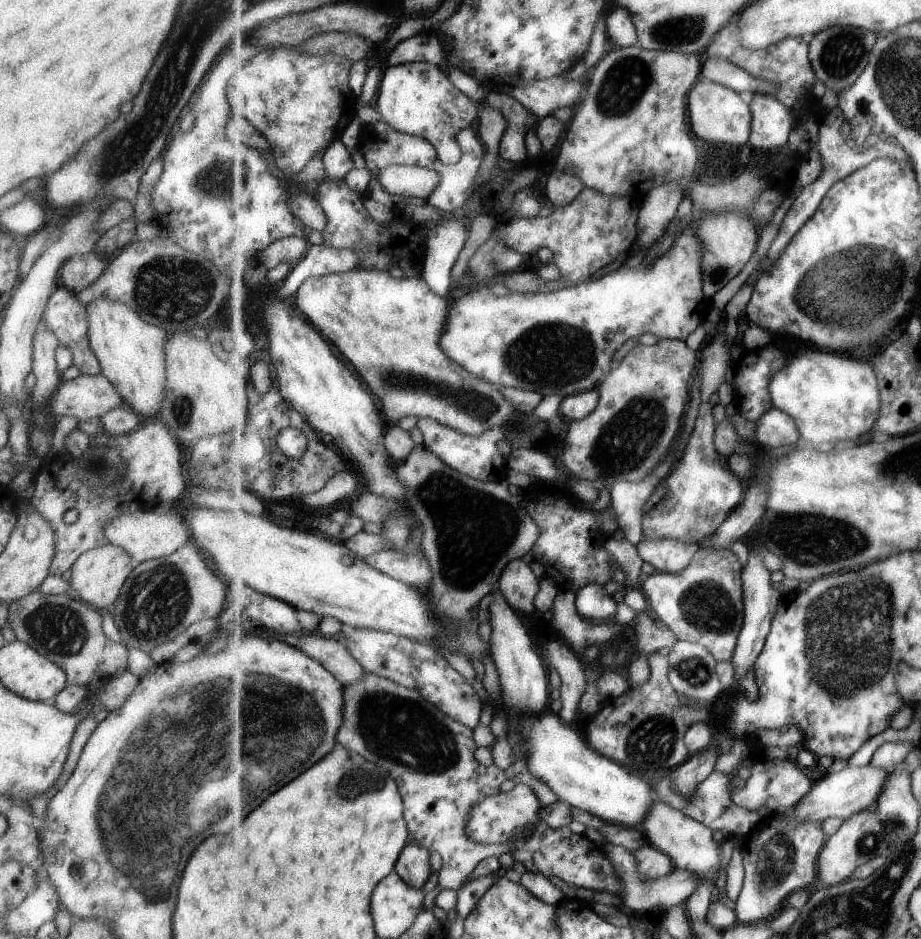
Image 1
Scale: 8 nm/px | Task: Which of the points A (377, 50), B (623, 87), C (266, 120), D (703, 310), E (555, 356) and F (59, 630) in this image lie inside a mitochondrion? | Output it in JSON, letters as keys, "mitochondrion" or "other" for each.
{"A":"other","B":"mitochondrion","C":"other","D":"other","E":"mitochondrion","F":"mitochondrion"}

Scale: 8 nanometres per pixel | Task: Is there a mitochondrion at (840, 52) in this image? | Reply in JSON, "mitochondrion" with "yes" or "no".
{"mitochondrion":"yes"}

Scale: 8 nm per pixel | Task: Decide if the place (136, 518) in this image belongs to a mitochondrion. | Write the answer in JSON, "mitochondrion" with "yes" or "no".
{"mitochondrion":"no"}

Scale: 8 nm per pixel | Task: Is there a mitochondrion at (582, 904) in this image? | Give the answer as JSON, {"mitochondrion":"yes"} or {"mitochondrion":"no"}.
{"mitochondrion":"no"}

